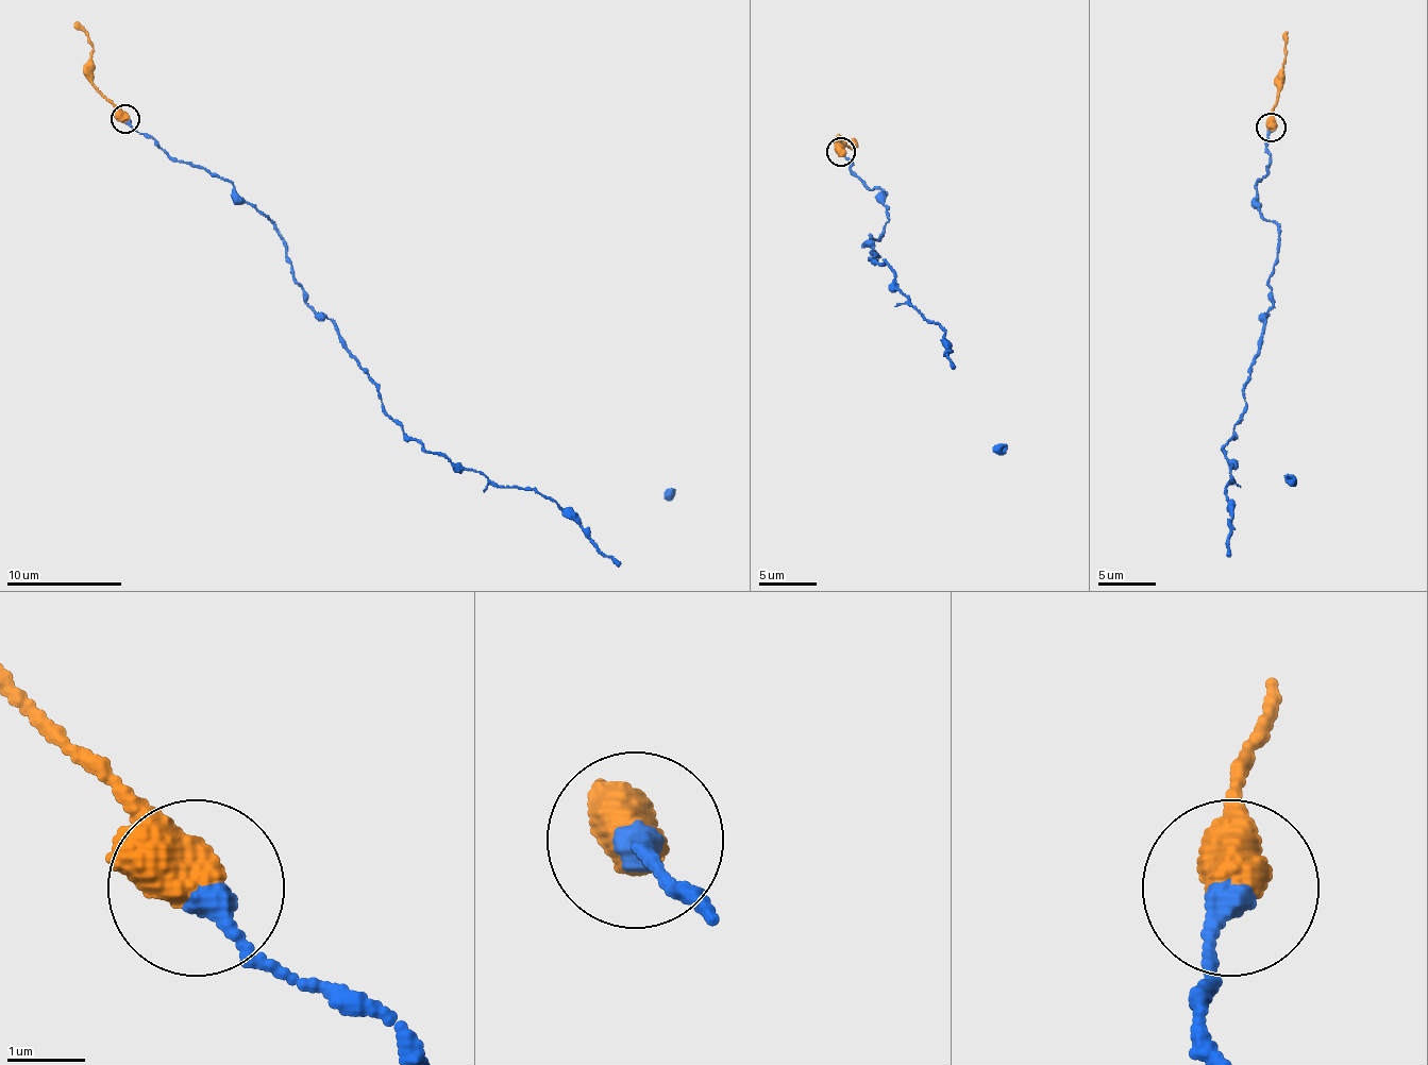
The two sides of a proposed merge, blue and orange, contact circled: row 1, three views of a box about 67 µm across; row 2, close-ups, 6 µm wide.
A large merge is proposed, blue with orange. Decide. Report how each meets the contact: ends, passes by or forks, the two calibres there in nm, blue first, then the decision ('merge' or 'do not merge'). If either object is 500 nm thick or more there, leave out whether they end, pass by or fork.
340 nm thick on the blue side, 650 nm on the other; do not merge

